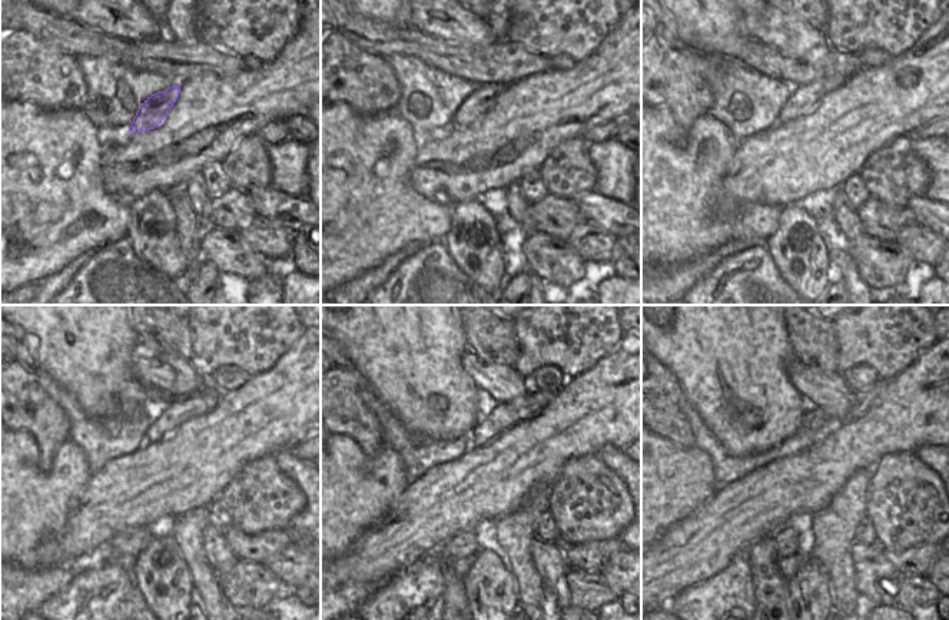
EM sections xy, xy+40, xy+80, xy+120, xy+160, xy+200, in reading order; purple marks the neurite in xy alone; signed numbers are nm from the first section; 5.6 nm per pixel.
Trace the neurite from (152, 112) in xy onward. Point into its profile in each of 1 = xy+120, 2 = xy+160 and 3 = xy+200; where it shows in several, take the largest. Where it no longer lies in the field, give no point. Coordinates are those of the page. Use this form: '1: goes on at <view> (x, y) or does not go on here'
1: goes on at xy+120 (179, 410)
2: goes on at xy+160 (500, 417)
3: goes on at xy+200 (815, 421)

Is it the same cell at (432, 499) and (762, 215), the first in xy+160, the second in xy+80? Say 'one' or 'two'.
two

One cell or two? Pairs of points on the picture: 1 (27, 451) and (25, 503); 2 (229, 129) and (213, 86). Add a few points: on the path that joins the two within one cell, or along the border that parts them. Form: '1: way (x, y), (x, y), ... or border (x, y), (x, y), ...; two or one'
1: way (17, 463), (17, 490); one
2: way (213, 129), (205, 128), (213, 112), (213, 102); one

